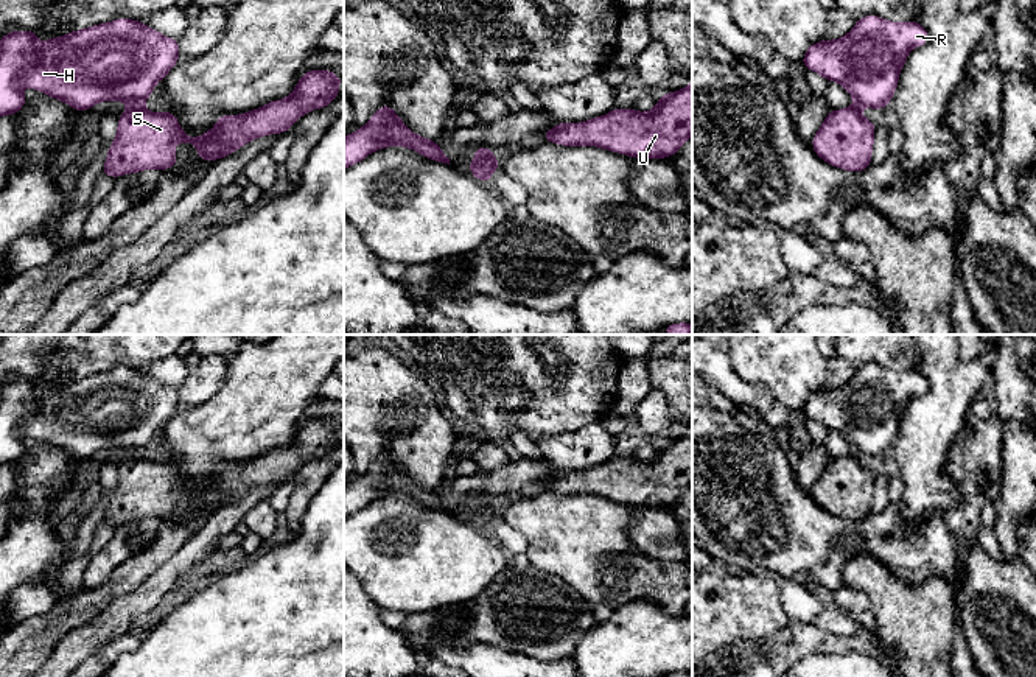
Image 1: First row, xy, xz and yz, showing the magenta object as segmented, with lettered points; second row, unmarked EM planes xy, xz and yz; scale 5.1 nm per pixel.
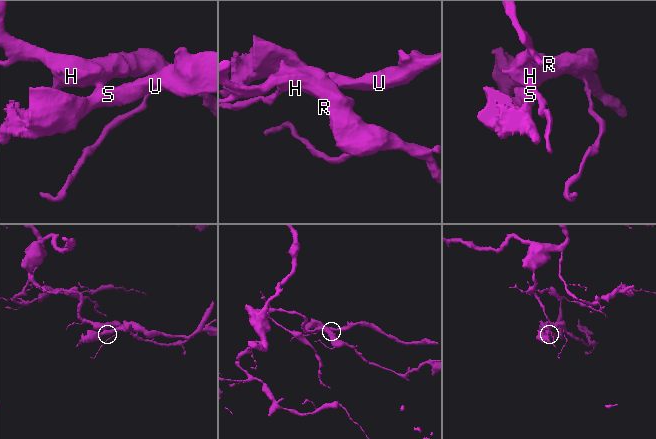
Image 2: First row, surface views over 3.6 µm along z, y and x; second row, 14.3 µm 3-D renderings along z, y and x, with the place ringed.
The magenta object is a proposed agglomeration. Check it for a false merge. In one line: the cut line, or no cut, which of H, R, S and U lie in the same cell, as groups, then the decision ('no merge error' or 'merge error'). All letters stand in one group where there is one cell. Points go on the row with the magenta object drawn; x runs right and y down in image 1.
cut xy (128, 105), (142, 106); groups H R / S U; merge error

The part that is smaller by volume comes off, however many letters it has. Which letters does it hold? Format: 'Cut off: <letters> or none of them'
Cut off: S, U

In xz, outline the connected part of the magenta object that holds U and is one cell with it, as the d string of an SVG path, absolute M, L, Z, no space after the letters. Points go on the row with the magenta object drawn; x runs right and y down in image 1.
M692 81L675 92L660 95L658 103L647 112L633 107L616 109L582 123L557 123L543 135L543 142L562 146L596 146L611 153L627 154L633 159L667 159L678 153L692 137Z

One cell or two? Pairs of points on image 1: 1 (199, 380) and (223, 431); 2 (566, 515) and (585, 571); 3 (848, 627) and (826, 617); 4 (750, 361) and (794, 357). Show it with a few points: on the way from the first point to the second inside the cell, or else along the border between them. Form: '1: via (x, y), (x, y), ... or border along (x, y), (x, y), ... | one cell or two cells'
1: border along (226, 366), (223, 385), (207, 400), (181, 406) | two cells
2: via (570, 529), (585, 545), (585, 557) | one cell
3: via (843, 624), (831, 618) | one cell
4: via (761, 358), (783, 357) | one cell

